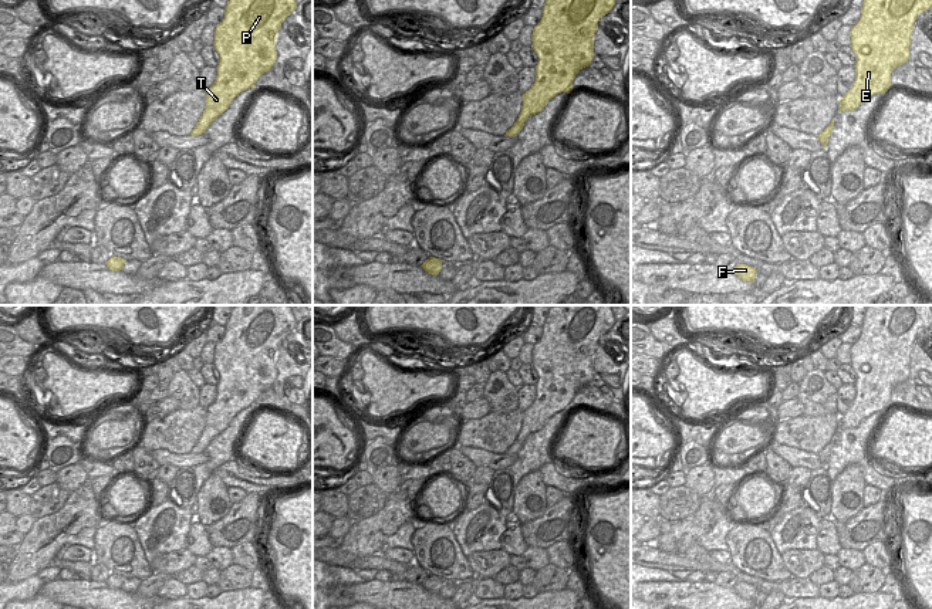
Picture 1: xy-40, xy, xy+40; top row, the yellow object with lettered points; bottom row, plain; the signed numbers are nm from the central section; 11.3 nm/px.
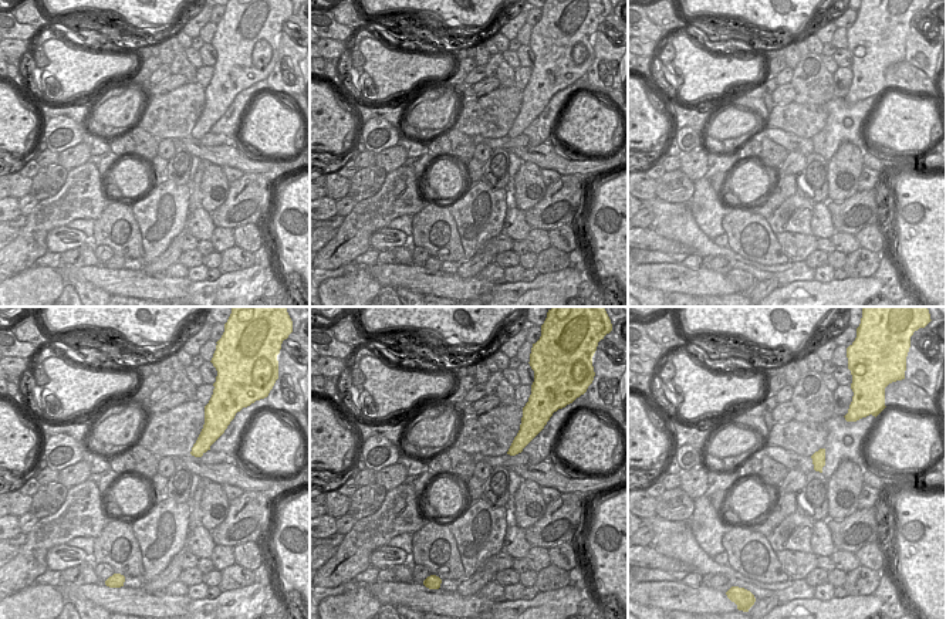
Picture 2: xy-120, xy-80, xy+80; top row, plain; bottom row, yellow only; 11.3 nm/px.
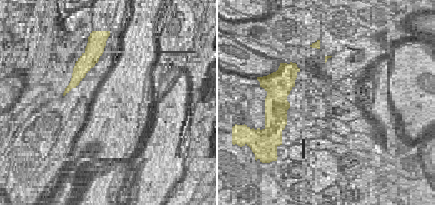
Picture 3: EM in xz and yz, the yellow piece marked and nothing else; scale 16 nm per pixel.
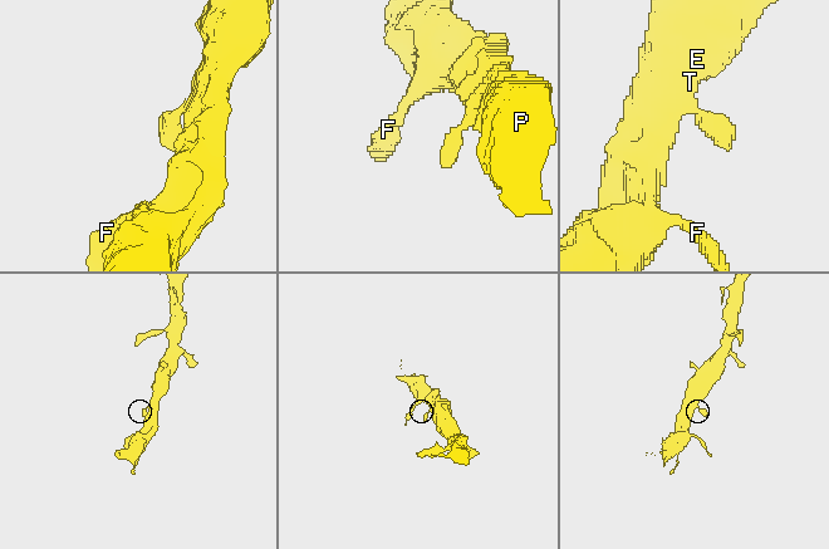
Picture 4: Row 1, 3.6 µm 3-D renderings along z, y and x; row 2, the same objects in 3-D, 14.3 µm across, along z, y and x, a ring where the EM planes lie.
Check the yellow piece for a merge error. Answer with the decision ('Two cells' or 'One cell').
One cell.

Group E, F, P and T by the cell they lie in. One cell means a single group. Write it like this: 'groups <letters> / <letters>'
groups E F P T

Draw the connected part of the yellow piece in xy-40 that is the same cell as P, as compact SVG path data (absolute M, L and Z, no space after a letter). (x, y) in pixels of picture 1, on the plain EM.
M290 305L232 308L224 336L215 346L217 395L206 409L206 424L190 450L192 454L205 451L240 410L256 407L256 399L270 389L277 378L277 351L296 325Z

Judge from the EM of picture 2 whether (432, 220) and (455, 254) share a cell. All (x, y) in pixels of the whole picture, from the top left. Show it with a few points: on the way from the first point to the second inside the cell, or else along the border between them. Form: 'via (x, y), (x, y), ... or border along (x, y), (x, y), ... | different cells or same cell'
via (435, 229), (446, 246) | same cell

